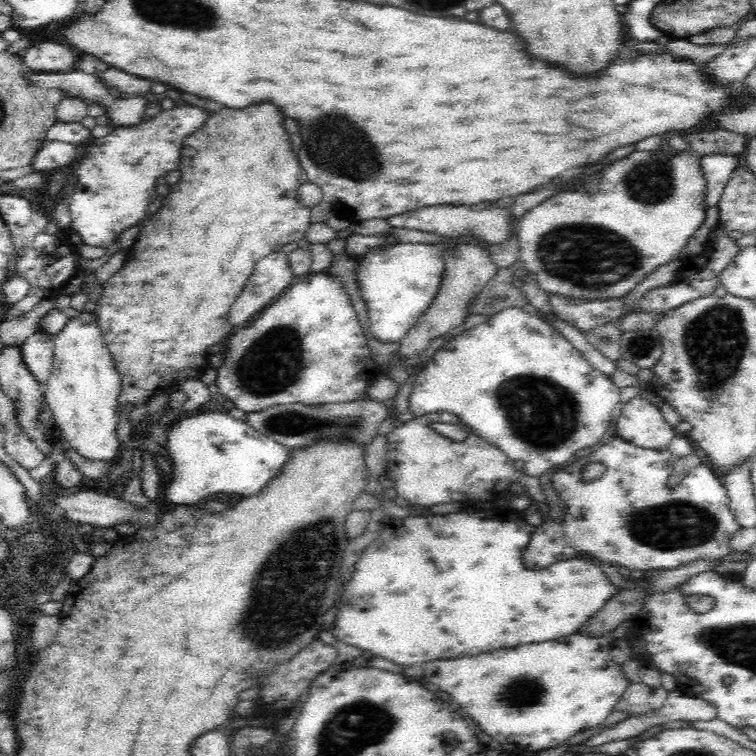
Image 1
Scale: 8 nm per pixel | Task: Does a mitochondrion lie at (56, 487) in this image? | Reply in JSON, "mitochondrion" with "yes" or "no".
{"mitochondrion":"no"}

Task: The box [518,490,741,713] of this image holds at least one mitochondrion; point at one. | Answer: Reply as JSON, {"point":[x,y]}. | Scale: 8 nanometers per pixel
{"point":[668,527]}

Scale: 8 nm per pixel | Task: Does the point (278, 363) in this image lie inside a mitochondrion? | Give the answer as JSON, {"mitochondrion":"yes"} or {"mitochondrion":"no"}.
{"mitochondrion":"yes"}

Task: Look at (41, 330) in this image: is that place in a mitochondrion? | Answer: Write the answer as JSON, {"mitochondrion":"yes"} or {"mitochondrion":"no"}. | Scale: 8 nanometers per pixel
{"mitochondrion":"no"}

